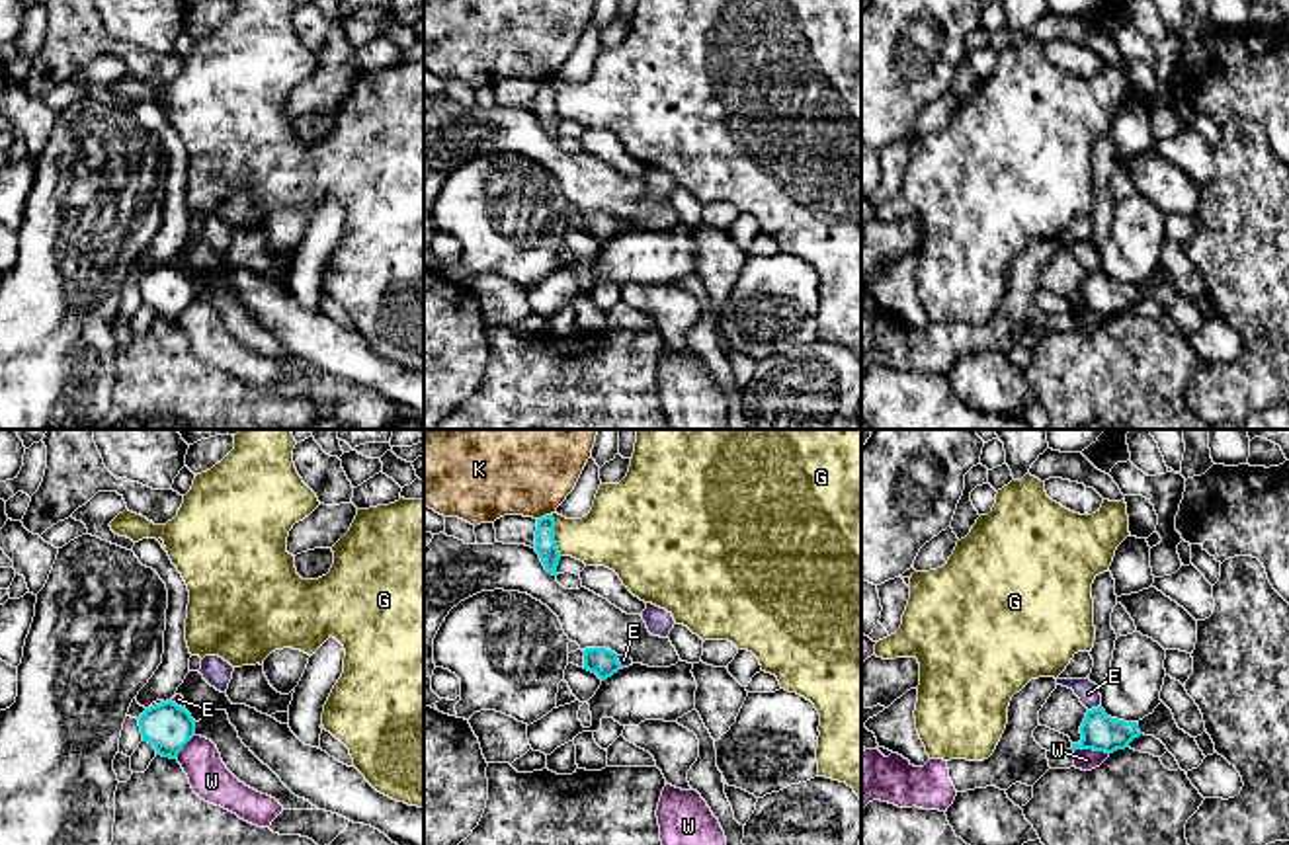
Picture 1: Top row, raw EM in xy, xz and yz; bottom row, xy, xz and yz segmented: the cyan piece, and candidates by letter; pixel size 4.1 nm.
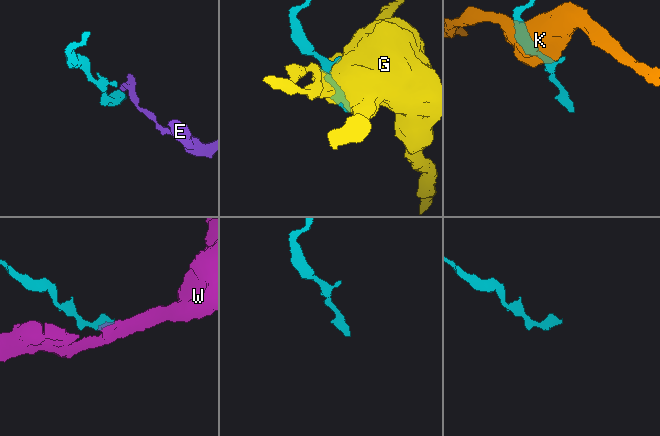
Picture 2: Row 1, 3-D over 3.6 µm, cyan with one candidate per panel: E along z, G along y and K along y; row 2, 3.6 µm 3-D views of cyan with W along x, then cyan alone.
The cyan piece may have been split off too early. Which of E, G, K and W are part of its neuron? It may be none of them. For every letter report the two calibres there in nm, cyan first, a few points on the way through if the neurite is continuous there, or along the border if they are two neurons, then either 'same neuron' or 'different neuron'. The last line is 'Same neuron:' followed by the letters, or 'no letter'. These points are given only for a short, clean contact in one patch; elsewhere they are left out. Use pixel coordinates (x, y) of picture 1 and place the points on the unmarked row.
E: 160 nm thick on the cyan side, 90 nm on the other; border along yz (1100, 268), (1088, 274); different neuron
G: 90 nm thick on the cyan side, 280 nm on the other; different neuron
K: 90 nm thick on the cyan side, 320 nm on the other; different neuron
W: 160 nm thick on the cyan side, 90 nm on the other; different neuron
Same neuron: no letter

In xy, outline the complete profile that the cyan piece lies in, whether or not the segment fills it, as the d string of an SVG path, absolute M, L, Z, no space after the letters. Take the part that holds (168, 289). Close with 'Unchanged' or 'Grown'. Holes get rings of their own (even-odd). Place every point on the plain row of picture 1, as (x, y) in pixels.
M172 263L146 271L139 281L143 304L154 308L156 318L176 322L195 299L191 277Z. Unchanged

